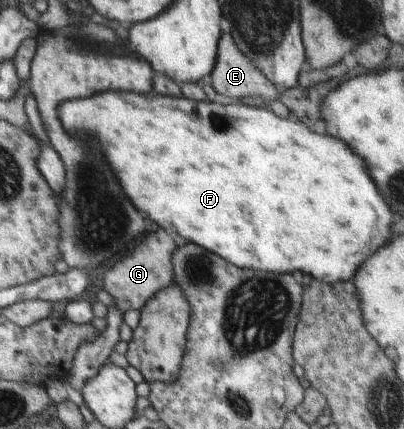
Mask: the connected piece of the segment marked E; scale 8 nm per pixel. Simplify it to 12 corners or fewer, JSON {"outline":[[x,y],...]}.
{"outline":[[222,33],[211,86],[230,99],[280,90]]}

